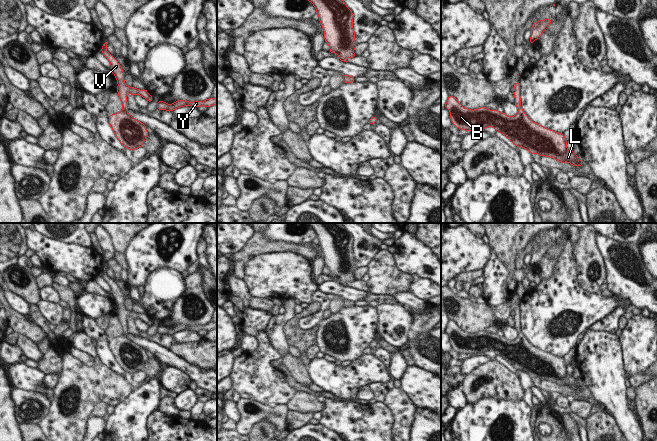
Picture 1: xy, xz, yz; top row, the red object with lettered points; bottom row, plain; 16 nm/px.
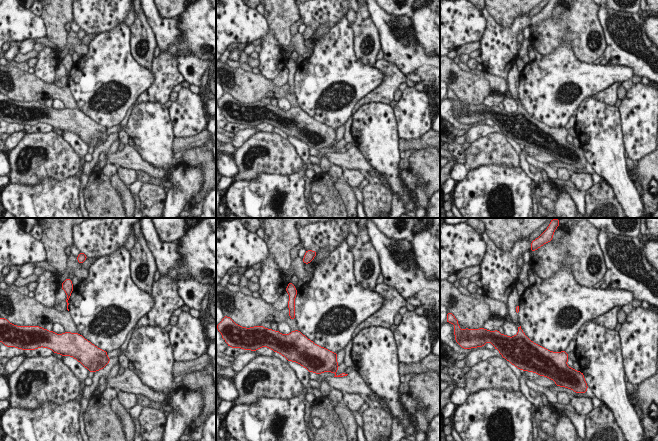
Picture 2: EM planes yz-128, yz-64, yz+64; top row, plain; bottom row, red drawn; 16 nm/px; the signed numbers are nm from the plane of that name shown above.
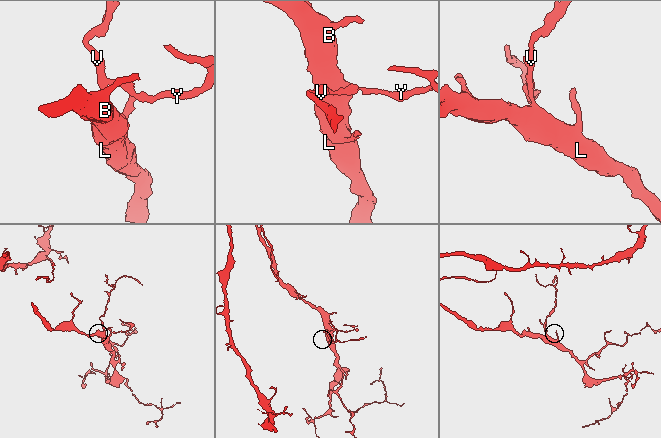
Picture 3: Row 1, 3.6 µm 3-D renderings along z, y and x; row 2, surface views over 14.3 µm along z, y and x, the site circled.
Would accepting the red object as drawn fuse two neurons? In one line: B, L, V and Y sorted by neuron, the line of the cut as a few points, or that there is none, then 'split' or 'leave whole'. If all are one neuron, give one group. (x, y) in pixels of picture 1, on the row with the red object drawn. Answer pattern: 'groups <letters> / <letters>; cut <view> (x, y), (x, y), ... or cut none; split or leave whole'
groups B L V Y; cut none; leave whole

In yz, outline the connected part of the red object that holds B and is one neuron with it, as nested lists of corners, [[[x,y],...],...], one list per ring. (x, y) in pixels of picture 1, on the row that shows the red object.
[[[515,83],[515,105],[518,113],[509,117],[498,110],[486,107],[470,110],[461,106],[458,100],[449,95],[445,108],[450,111],[452,123],[461,130],[482,131],[486,127],[494,127],[516,147],[523,147],[531,154],[551,157],[562,163],[569,162],[574,166],[582,166],[582,161],[573,152],[567,150],[564,134],[554,132],[534,123],[522,110],[520,83]]]

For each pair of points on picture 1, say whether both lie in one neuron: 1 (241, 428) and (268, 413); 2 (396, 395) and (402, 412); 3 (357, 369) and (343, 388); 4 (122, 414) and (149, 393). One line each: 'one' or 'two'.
1: one
2: one
3: one
4: one

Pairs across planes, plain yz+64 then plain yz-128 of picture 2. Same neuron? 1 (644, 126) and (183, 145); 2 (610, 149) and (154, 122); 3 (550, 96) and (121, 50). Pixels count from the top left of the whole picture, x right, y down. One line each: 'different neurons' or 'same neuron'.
1: different neurons
2: same neuron
3: same neuron

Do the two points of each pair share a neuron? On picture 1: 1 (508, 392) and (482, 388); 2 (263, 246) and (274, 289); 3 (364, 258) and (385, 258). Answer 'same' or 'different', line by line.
1: same
2: different
3: different

